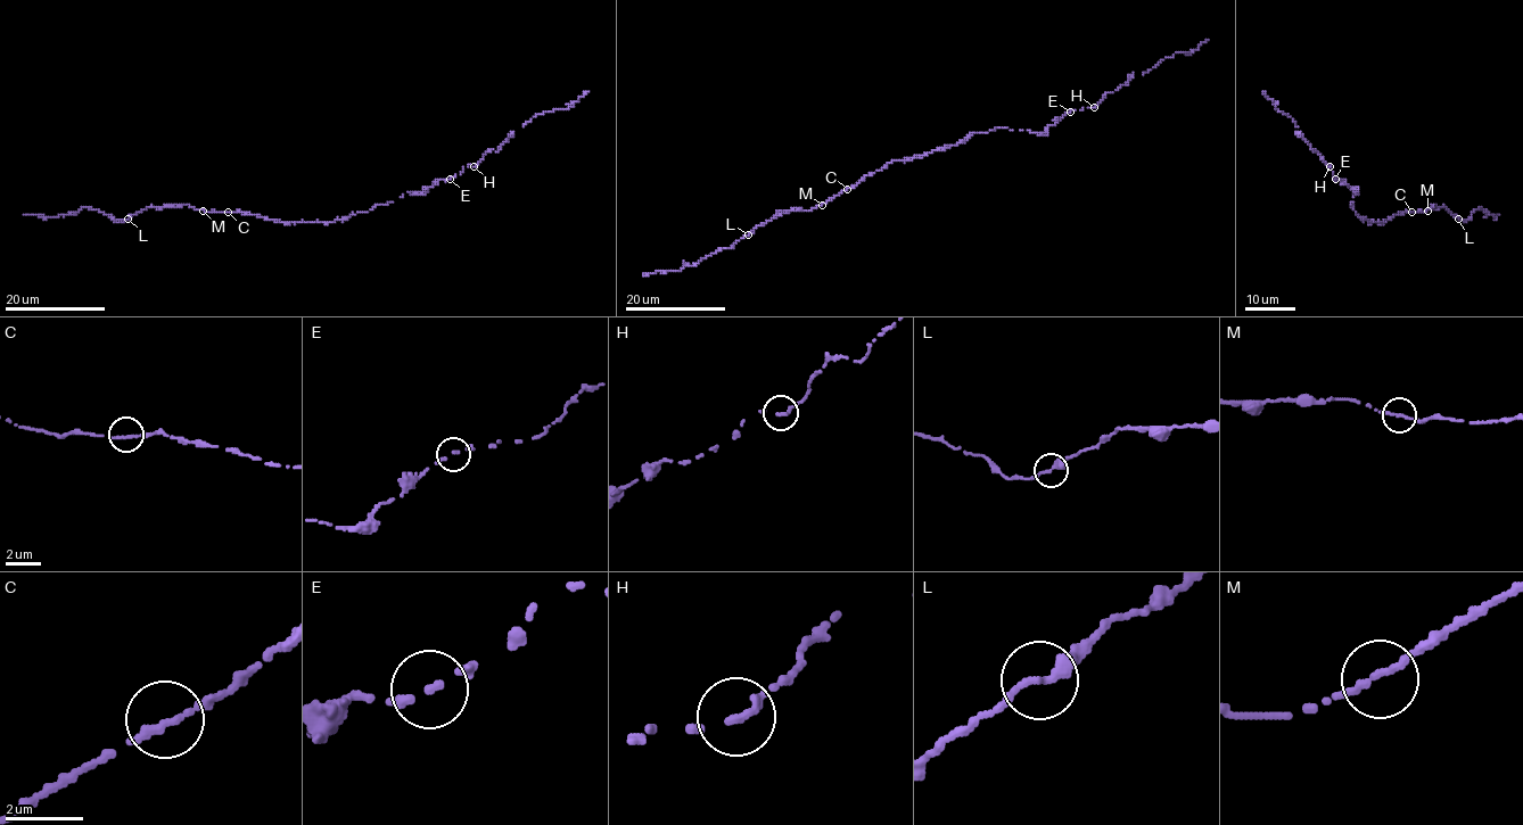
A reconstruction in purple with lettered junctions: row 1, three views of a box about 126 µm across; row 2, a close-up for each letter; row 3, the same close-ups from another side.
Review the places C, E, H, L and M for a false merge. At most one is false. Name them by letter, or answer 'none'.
none

